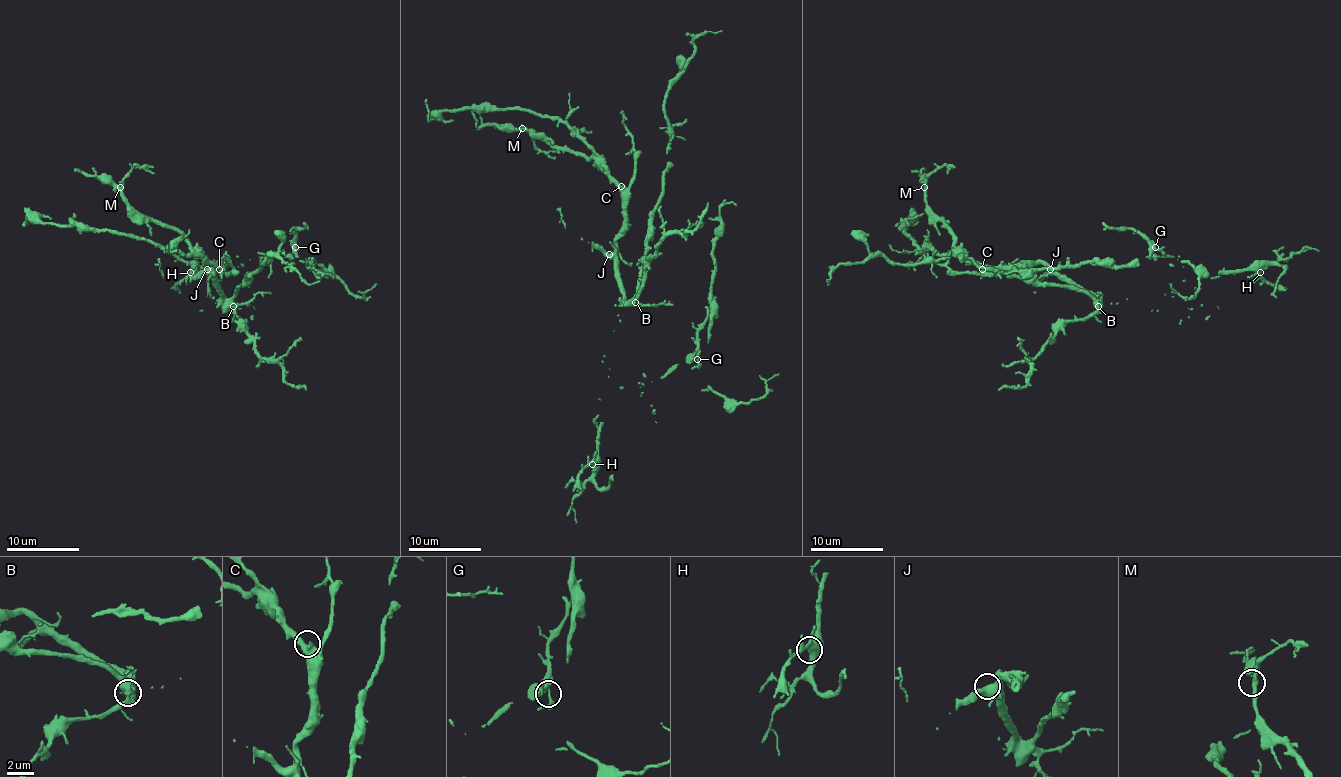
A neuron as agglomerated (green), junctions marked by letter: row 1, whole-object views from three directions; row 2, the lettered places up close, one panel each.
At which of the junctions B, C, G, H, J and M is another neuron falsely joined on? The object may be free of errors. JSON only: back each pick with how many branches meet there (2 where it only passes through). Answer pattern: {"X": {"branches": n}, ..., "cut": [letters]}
{"B": {"branches": 4}, "cut": ["B"]}

